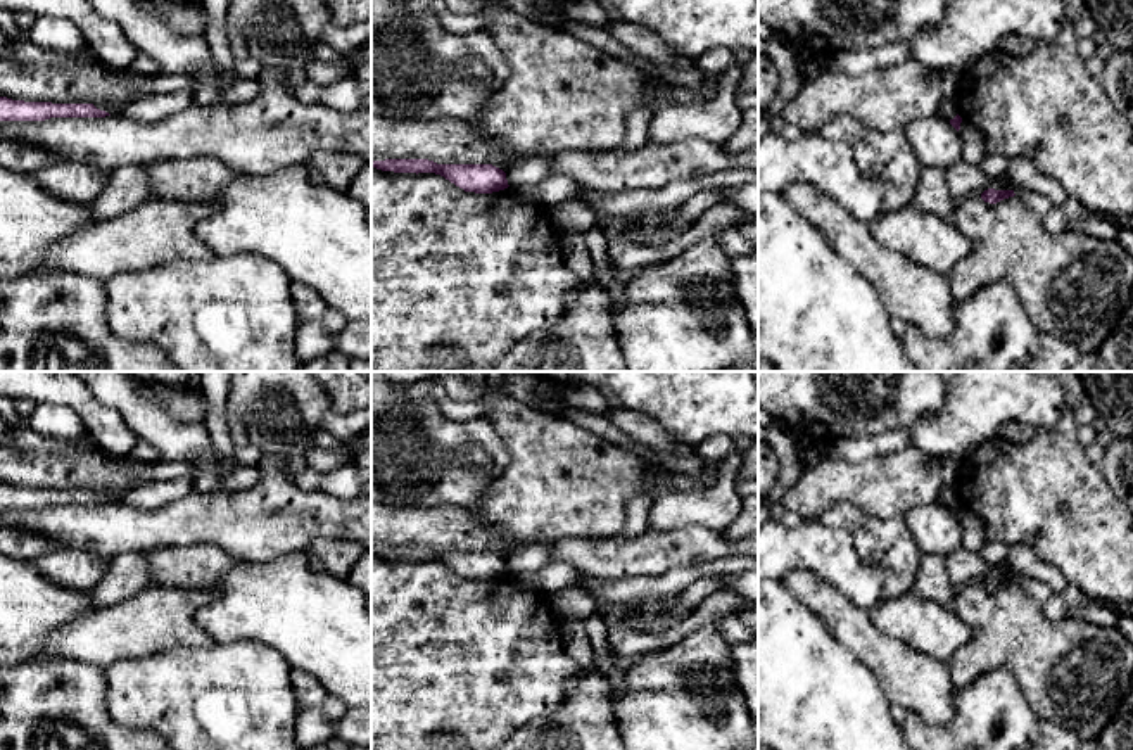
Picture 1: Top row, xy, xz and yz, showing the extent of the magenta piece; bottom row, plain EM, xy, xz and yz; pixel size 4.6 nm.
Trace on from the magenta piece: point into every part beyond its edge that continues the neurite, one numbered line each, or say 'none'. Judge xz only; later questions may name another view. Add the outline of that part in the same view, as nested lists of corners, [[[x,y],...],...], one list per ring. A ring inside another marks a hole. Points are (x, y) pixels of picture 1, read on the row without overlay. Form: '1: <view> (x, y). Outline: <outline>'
none

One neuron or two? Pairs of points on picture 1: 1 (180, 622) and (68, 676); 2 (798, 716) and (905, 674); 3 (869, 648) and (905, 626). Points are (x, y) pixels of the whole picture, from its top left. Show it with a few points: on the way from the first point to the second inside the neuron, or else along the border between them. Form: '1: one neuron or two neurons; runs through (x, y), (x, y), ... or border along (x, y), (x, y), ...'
1: two neurons; border along (50, 657), (68, 657), (102, 669)
2: two neurons; border along (852, 655), (873, 673), (892, 704)
3: two neurons; border along (866, 610), (883, 633), (909, 643), (926, 655)

